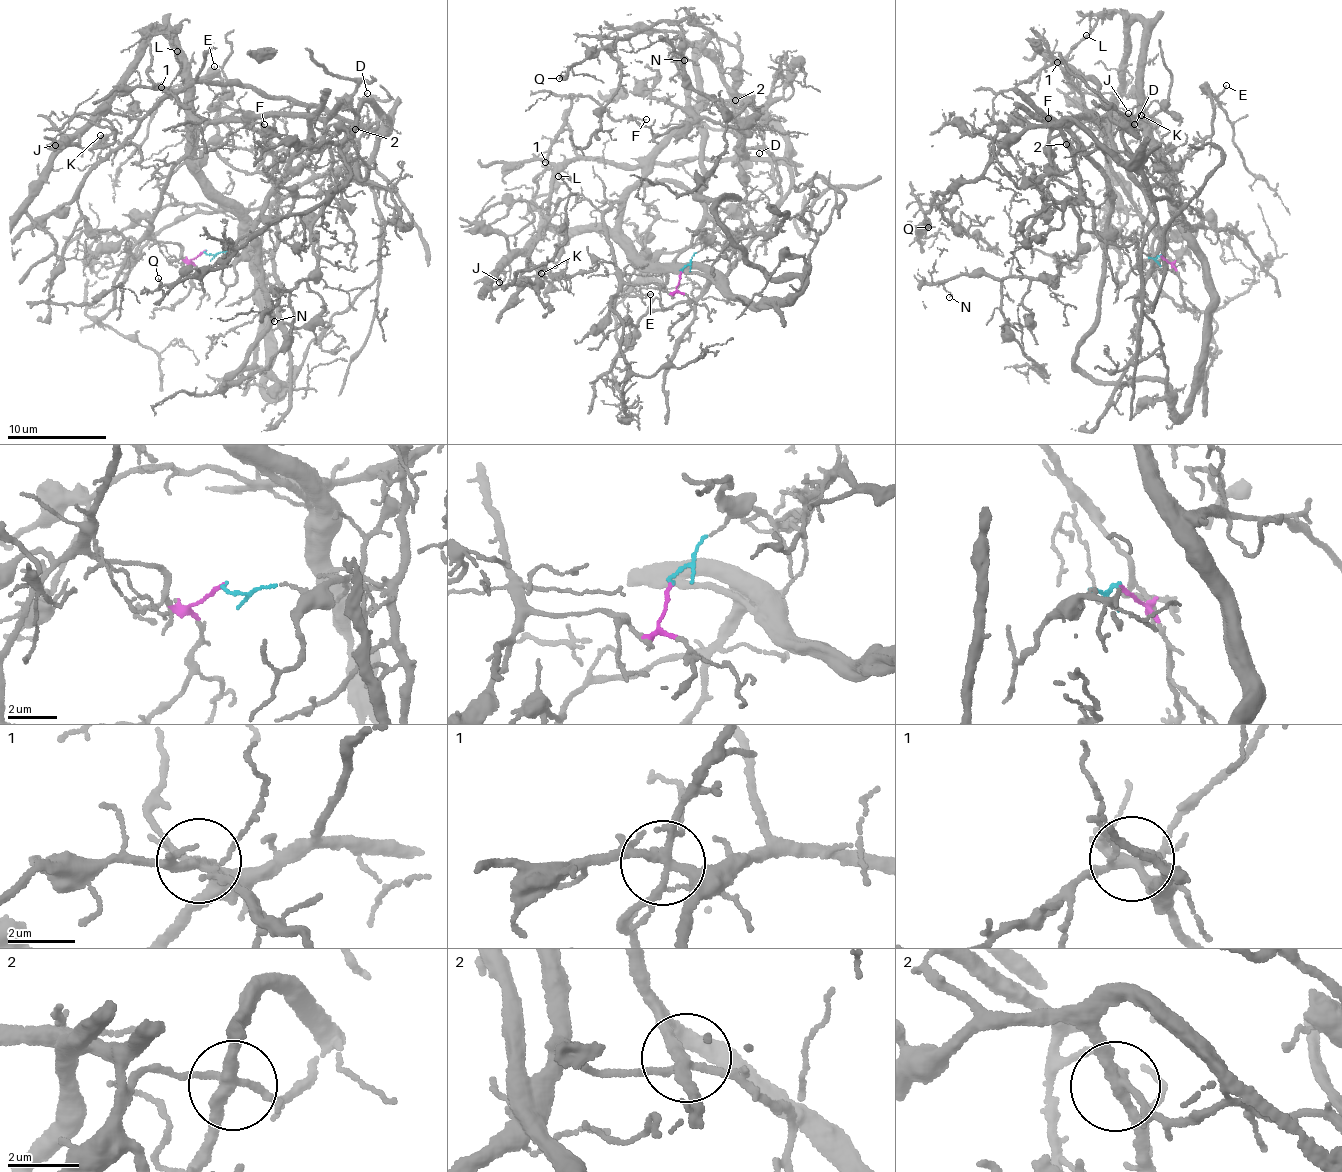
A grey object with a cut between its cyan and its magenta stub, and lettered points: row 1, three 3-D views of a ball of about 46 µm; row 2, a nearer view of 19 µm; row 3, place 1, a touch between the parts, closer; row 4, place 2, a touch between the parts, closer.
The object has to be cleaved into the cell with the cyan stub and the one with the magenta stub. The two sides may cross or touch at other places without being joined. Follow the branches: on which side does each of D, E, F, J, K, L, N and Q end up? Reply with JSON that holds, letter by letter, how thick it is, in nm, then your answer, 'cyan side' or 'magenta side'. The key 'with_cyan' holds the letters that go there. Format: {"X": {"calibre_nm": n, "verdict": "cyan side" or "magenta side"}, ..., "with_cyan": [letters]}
{"D": {"calibre_nm": 60, "verdict": "cyan side"}, "E": {"calibre_nm": 120, "verdict": "magenta side"}, "F": {"calibre_nm": 120, "verdict": "magenta side"}, "J": {"calibre_nm": 100, "verdict": "magenta side"}, "K": {"calibre_nm": 90, "verdict": "magenta side"}, "L": {"calibre_nm": 130, "verdict": "magenta side"}, "N": {"calibre_nm": 120, "verdict": "cyan side"}, "Q": {"calibre_nm": 110, "verdict": "cyan side"}, "with_cyan": ["D", "N", "Q"]}

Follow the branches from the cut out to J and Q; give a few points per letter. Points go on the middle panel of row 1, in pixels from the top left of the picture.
J: (682, 273), (672, 293), (619, 276), (602, 223), (616, 201), (618, 226), (547, 225), (510, 255), (499, 281)
Q: (682, 273), (695, 252), (747, 249), (764, 230), (791, 184), (785, 138), (686, 18), (588, 50), (559, 79)

